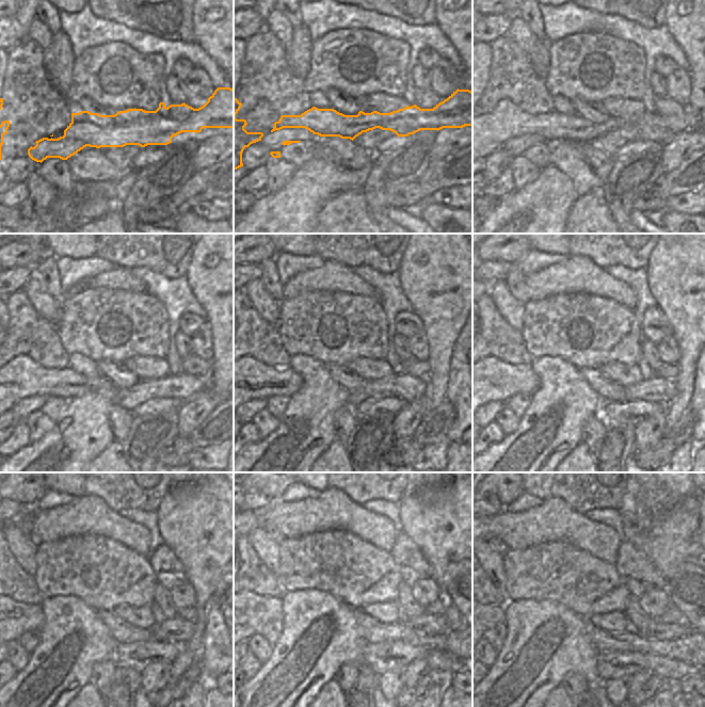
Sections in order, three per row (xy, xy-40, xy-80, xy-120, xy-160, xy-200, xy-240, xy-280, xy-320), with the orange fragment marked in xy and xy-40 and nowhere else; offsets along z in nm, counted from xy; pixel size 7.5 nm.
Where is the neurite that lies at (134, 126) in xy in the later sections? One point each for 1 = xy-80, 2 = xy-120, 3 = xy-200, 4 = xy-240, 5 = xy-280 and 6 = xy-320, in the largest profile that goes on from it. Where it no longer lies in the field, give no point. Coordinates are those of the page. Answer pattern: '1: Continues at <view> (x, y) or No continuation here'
1: Continues at xy-80 (494, 132)
2: Continues at xy-120 (16, 378)
3: Continues at xy-200 (494, 380)
4: Continues at xy-240 (16, 617)
5: Continues at xy-280 (255, 611)
6: Continues at xy-320 (494, 608).

